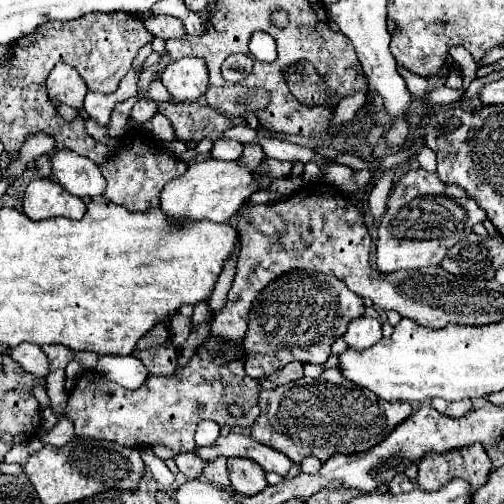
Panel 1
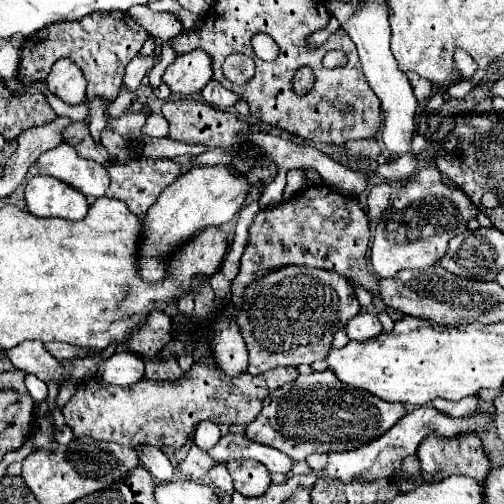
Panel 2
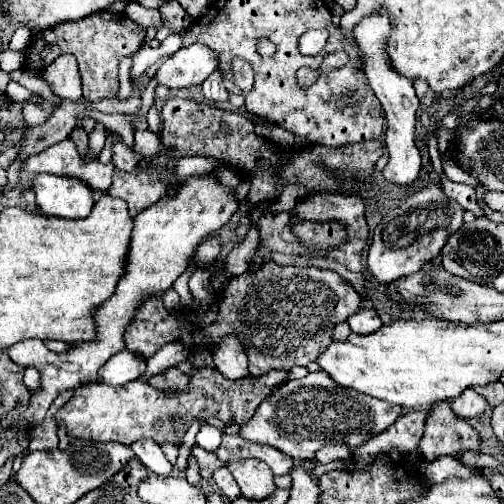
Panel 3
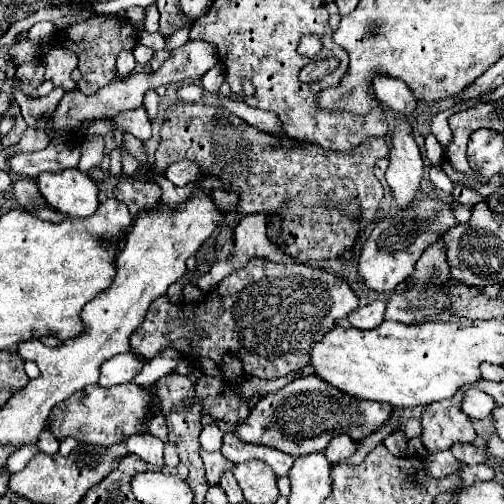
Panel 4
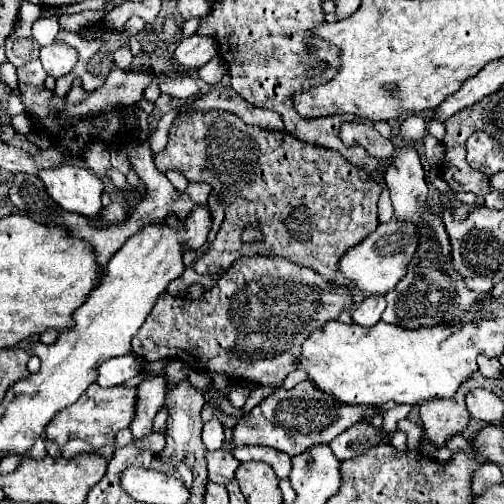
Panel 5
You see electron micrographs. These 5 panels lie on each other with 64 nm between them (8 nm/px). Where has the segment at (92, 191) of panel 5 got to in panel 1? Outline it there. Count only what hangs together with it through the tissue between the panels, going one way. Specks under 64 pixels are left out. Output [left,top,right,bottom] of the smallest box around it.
[22,178,86,220]

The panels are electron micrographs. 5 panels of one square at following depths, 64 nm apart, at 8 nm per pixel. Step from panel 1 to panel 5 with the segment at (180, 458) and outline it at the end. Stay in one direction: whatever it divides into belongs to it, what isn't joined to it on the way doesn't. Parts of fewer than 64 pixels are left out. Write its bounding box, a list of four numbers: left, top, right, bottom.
[206,448,240,484]

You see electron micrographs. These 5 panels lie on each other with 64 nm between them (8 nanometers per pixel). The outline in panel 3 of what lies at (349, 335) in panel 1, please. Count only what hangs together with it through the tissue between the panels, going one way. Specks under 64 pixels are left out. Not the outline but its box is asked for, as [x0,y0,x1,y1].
[348,308,382,334]

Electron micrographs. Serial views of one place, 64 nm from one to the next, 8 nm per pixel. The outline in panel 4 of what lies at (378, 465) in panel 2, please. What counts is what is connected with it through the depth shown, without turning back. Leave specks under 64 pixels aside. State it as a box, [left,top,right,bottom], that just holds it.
[398,420,422,440]

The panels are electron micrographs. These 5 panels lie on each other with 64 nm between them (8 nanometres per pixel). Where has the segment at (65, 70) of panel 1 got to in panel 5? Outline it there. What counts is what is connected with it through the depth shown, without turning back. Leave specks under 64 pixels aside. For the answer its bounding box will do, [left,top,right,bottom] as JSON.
[40,42,78,76]

